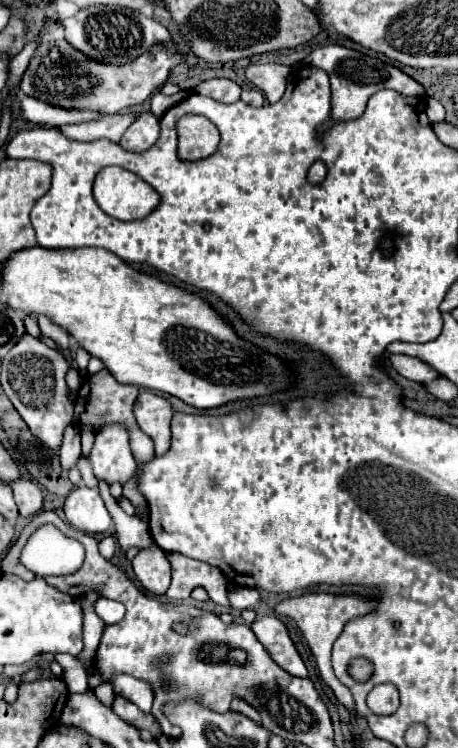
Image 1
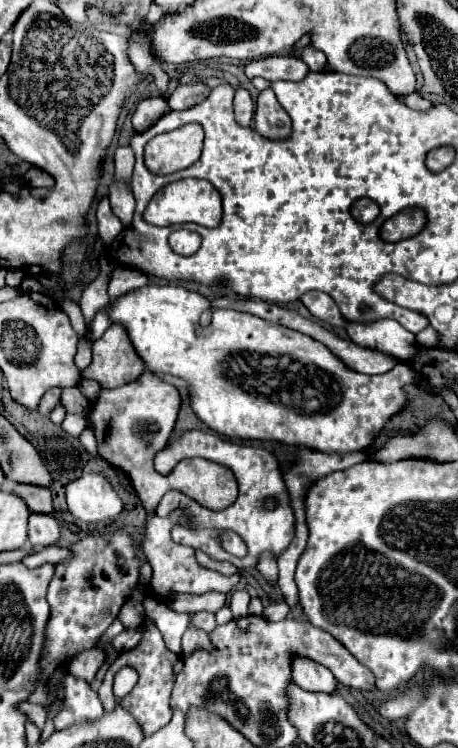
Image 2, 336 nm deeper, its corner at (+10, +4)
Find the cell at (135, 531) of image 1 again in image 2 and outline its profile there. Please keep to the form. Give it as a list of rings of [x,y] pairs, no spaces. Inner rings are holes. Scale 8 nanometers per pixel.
[[[73,386],[73,388],[63,388],[61,404],[63,404],[63,408],[65,408],[69,414],[87,416],[87,412],[89,412],[89,402],[87,402],[87,398],[79,392],[77,386]]]

